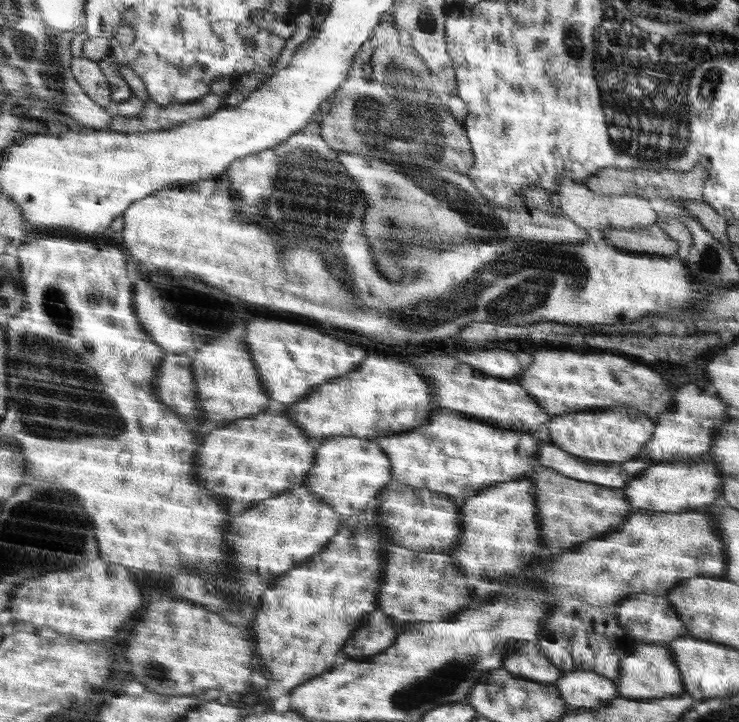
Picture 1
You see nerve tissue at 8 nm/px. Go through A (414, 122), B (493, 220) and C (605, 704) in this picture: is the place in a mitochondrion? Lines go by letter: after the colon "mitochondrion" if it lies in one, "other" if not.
A: mitochondrion
B: mitochondrion
C: other

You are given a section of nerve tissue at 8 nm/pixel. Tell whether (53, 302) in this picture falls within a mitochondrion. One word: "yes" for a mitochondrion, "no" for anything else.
yes

